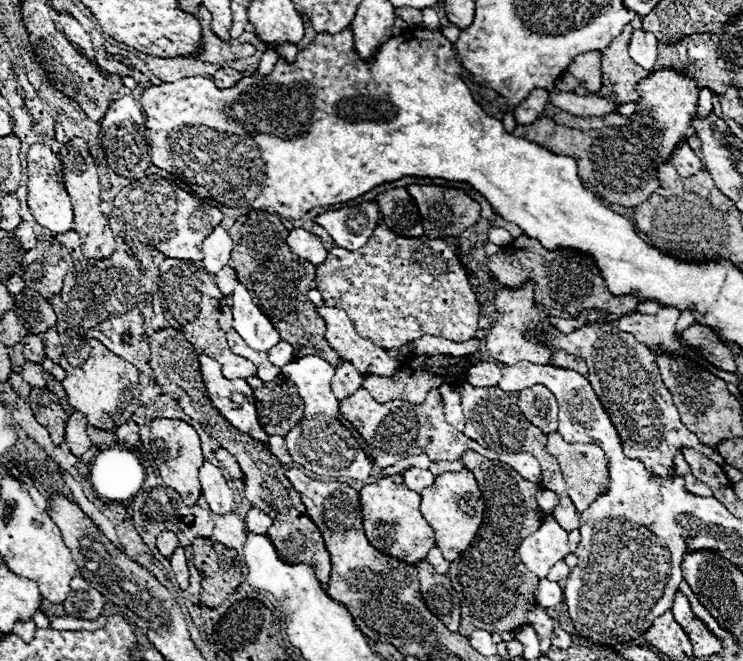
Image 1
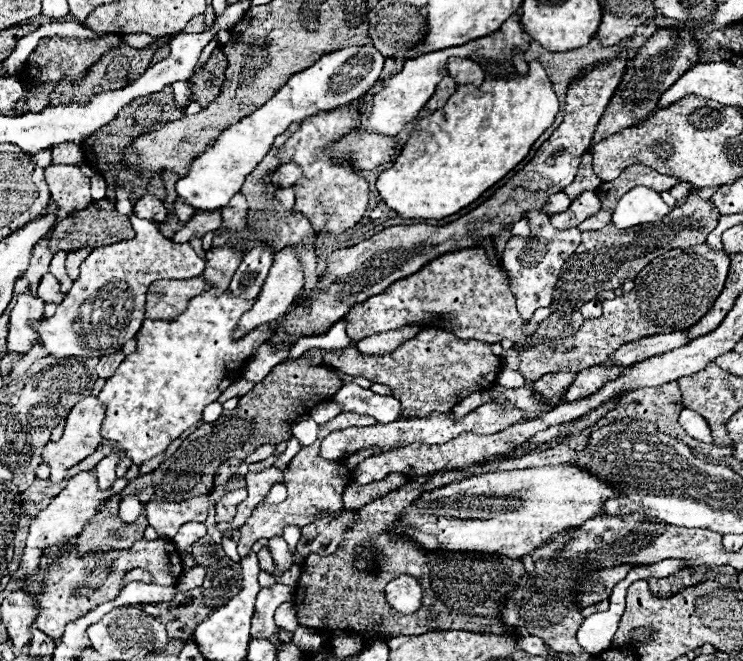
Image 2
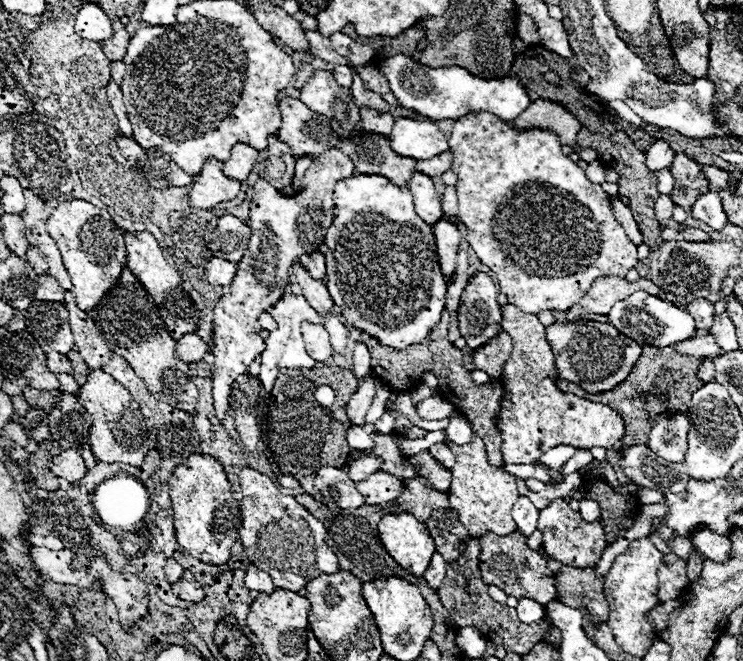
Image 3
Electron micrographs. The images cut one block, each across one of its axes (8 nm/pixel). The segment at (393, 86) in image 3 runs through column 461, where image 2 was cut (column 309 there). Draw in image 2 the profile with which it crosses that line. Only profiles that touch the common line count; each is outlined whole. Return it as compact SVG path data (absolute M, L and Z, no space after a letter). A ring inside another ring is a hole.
M366 44L326 54L310 68L290 76L290 80L262 108L242 118L238 124L224 128L220 136L190 164L188 174L176 182L178 196L198 210L224 208L234 194L240 192L244 178L268 154L278 134L286 132L292 122L302 122L318 112L334 110L364 96L368 88L380 80L382 66L384 56L372 44Z

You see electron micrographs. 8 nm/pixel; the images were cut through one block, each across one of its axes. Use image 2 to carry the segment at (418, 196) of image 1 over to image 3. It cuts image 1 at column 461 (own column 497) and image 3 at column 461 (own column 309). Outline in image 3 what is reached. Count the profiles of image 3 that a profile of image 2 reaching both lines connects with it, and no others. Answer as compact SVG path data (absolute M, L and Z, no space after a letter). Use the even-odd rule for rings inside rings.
M480 272L468 280L468 286L462 292L462 300L460 300L460 308L458 308L458 328L470 350L482 348L484 344L488 344L492 338L496 338L502 332L502 326L500 326L502 308L496 298L498 298L498 290L488 274Z

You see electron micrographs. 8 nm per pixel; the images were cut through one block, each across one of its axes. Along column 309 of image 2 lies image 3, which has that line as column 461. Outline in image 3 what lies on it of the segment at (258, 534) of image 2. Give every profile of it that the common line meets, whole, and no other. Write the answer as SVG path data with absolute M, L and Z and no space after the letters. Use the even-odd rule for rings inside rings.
M476 434L470 444L464 446L450 444L450 450L456 456L456 466L450 468L452 484L448 490L448 500L450 500L450 508L458 512L460 524L468 530L468 536L482 538L486 532L494 532L498 536L512 534L516 530L516 524L510 512L512 512L512 504L520 496L516 490L516 478L508 474L504 468L488 464L484 442Z

